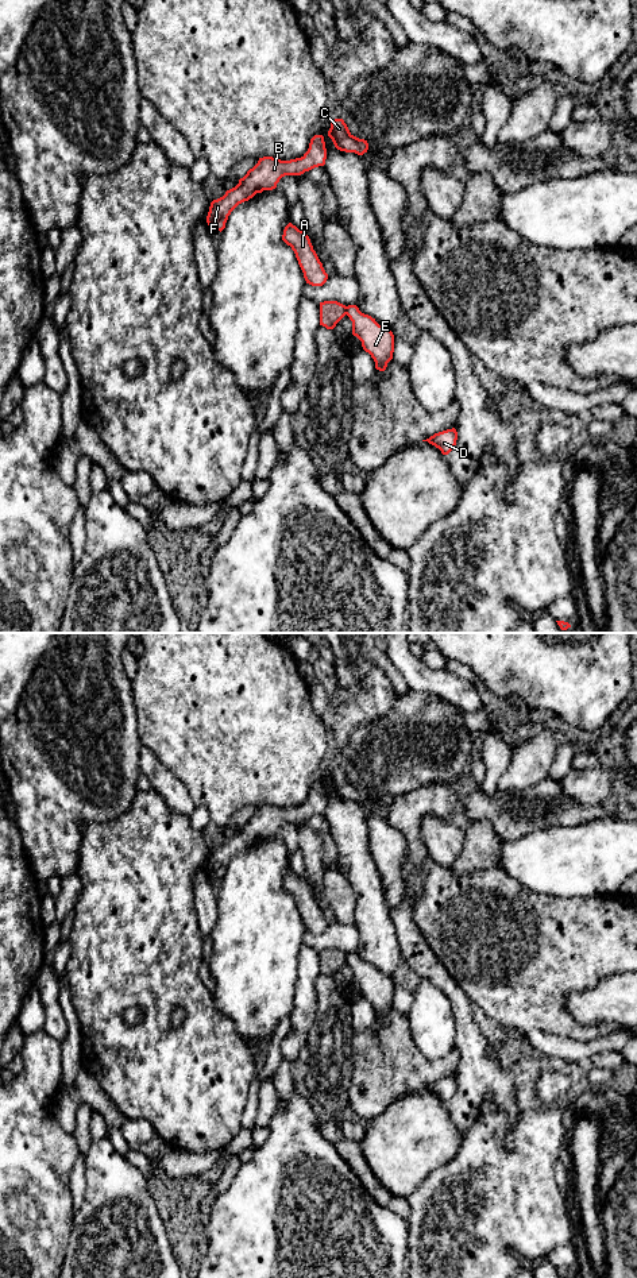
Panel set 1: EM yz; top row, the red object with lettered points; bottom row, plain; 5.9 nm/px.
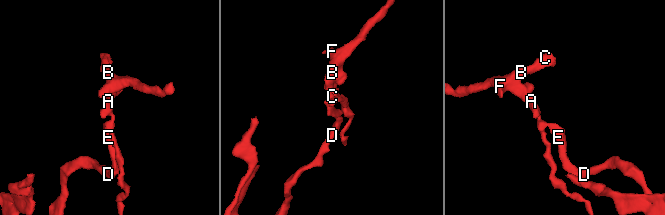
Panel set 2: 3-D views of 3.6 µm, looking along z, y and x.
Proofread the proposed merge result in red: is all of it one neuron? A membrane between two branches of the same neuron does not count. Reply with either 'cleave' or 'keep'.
cleave

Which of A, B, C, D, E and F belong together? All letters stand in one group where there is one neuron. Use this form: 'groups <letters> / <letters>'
groups A B C F / D E

